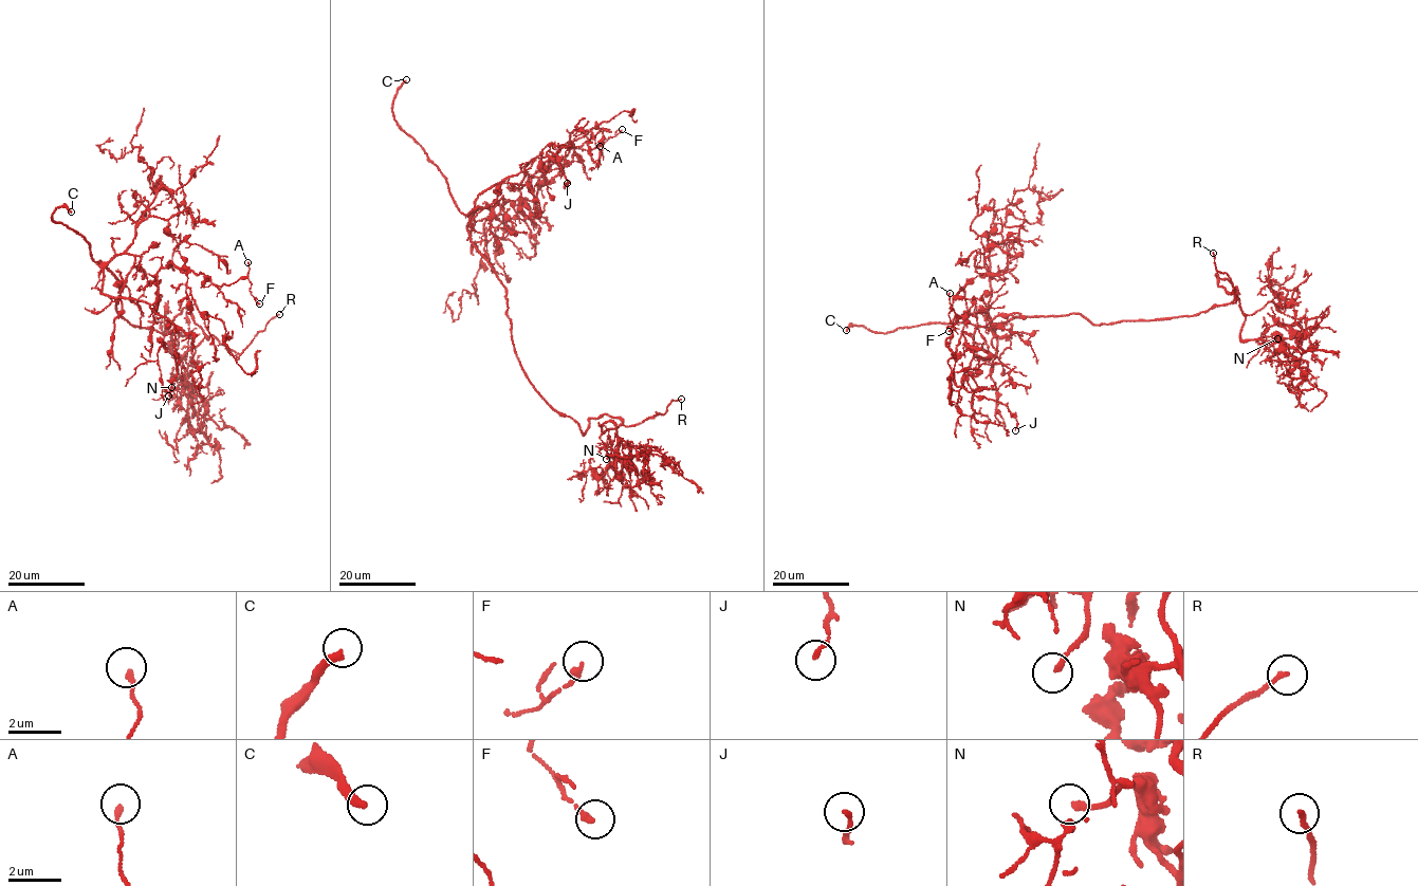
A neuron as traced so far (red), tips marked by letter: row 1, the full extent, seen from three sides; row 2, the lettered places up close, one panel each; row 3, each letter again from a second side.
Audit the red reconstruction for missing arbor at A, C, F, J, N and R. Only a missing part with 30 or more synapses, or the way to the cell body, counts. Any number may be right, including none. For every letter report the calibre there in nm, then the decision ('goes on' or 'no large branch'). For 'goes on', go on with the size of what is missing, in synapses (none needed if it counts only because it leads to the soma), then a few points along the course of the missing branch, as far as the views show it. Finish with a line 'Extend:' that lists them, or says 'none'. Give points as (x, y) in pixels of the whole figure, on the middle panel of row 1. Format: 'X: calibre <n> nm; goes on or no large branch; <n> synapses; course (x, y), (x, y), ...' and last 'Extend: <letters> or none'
A: calibre 190 nm; no large branch
C: calibre 320 nm; goes on; course (406, 79), (421, 58), (420, 48), (445, 26), (483, 13)
F: calibre 240 nm; no large branch
J: calibre 170 nm; no large branch
N: calibre 200 nm; goes on; 130 synapses; course (606, 459), (602, 461), (606, 466), (604, 474), (587, 475), (574, 467)
R: calibre 180 nm; goes on; 180 synapses; course (681, 399), (713, 404), (737, 420), (734, 426)
Extend: C, N, R

